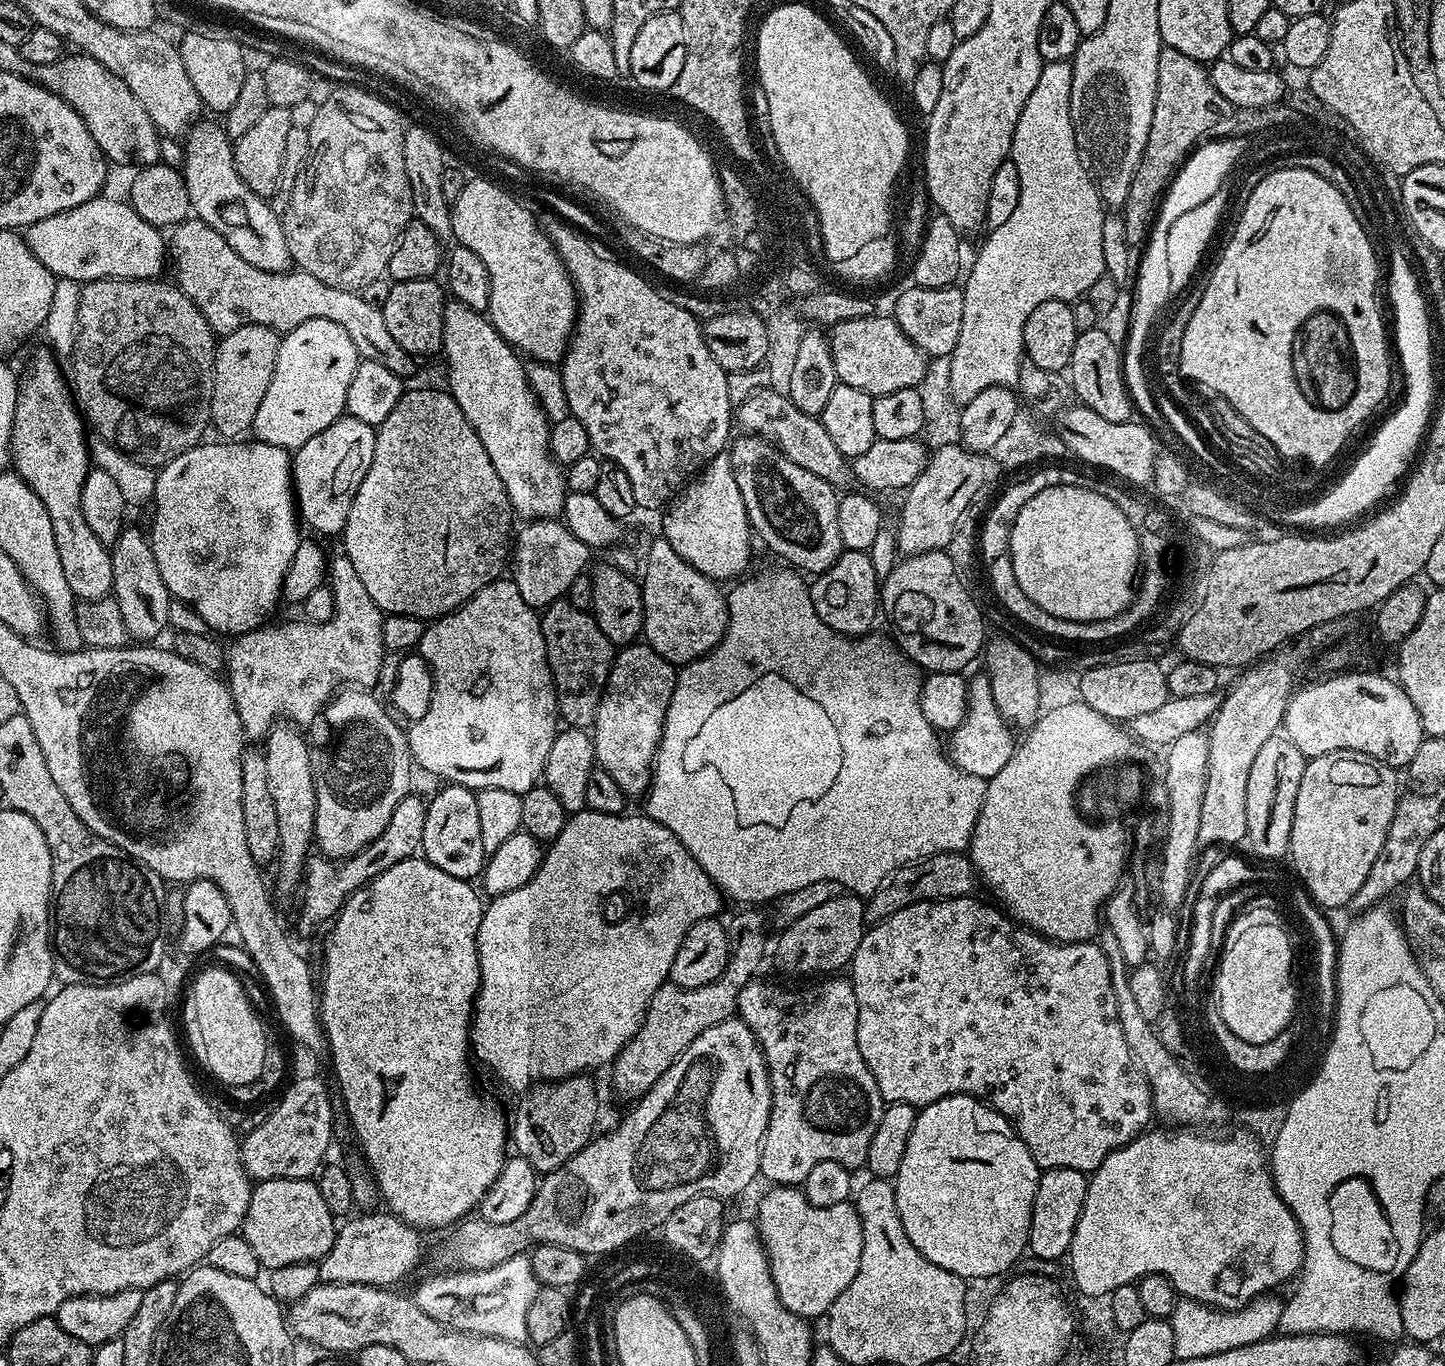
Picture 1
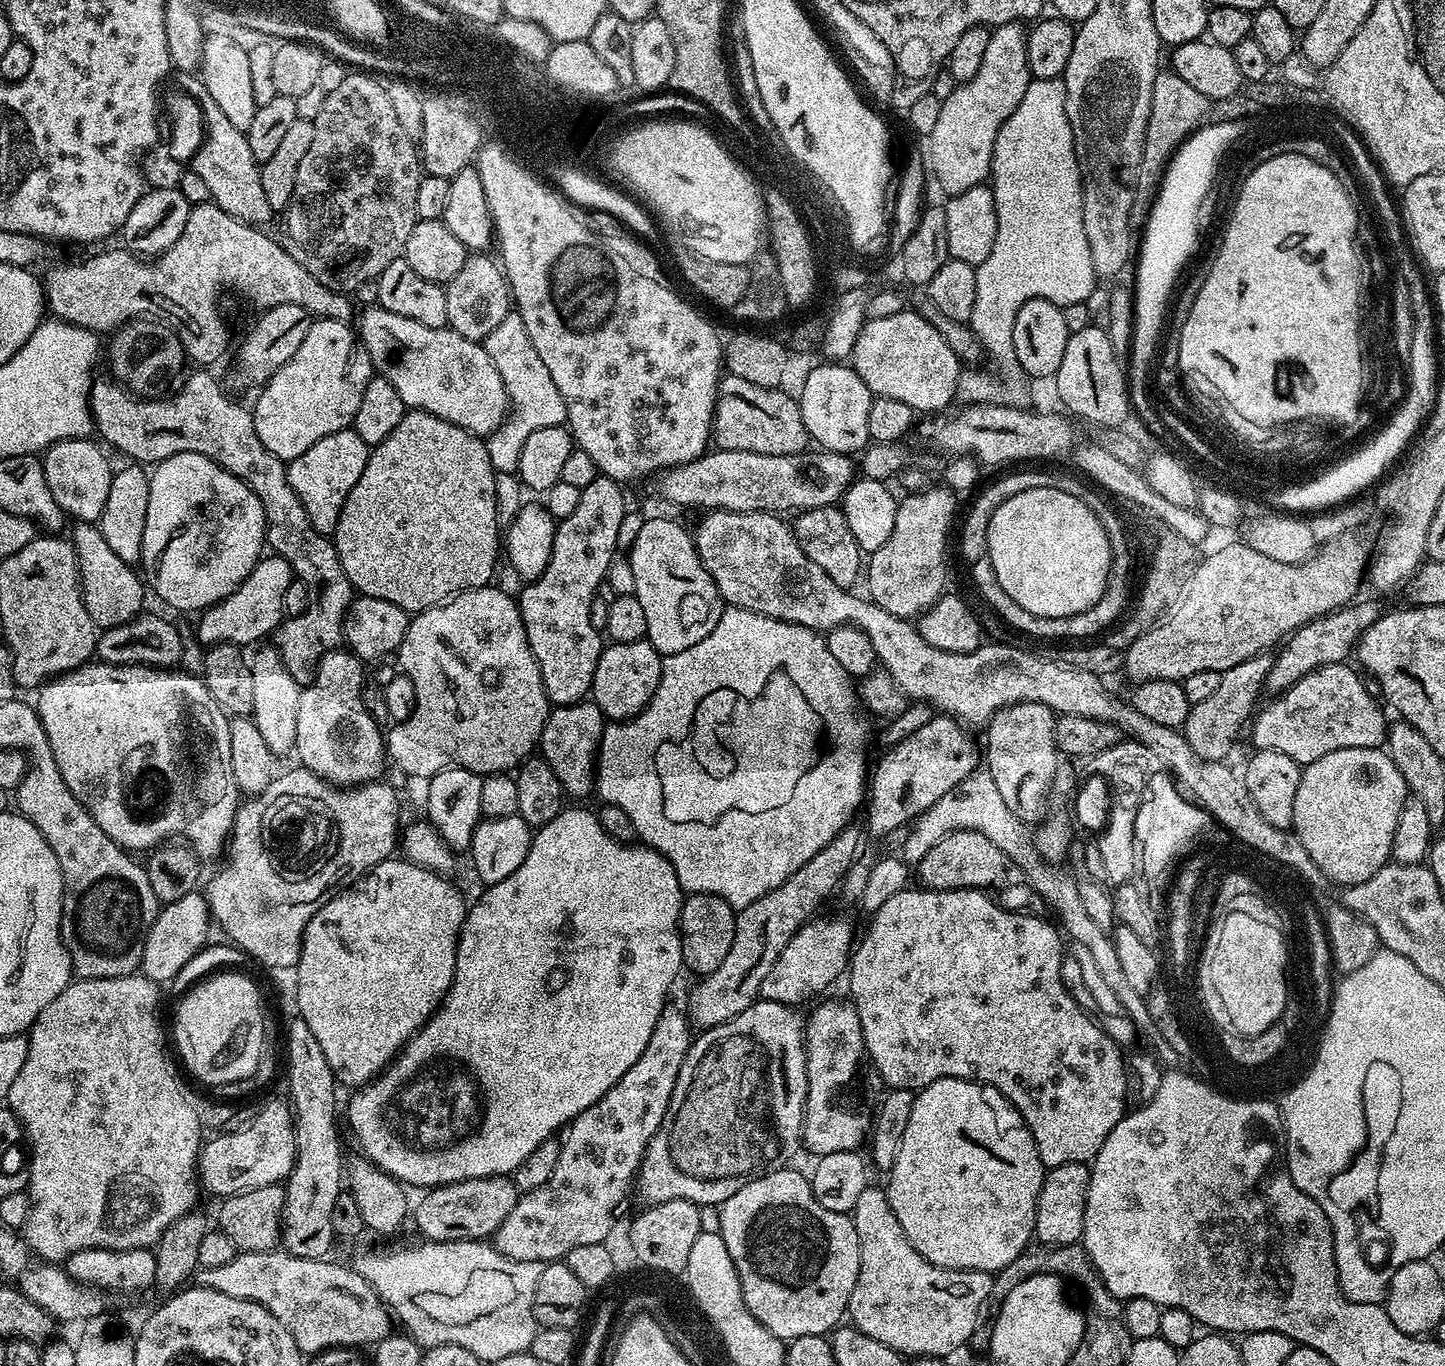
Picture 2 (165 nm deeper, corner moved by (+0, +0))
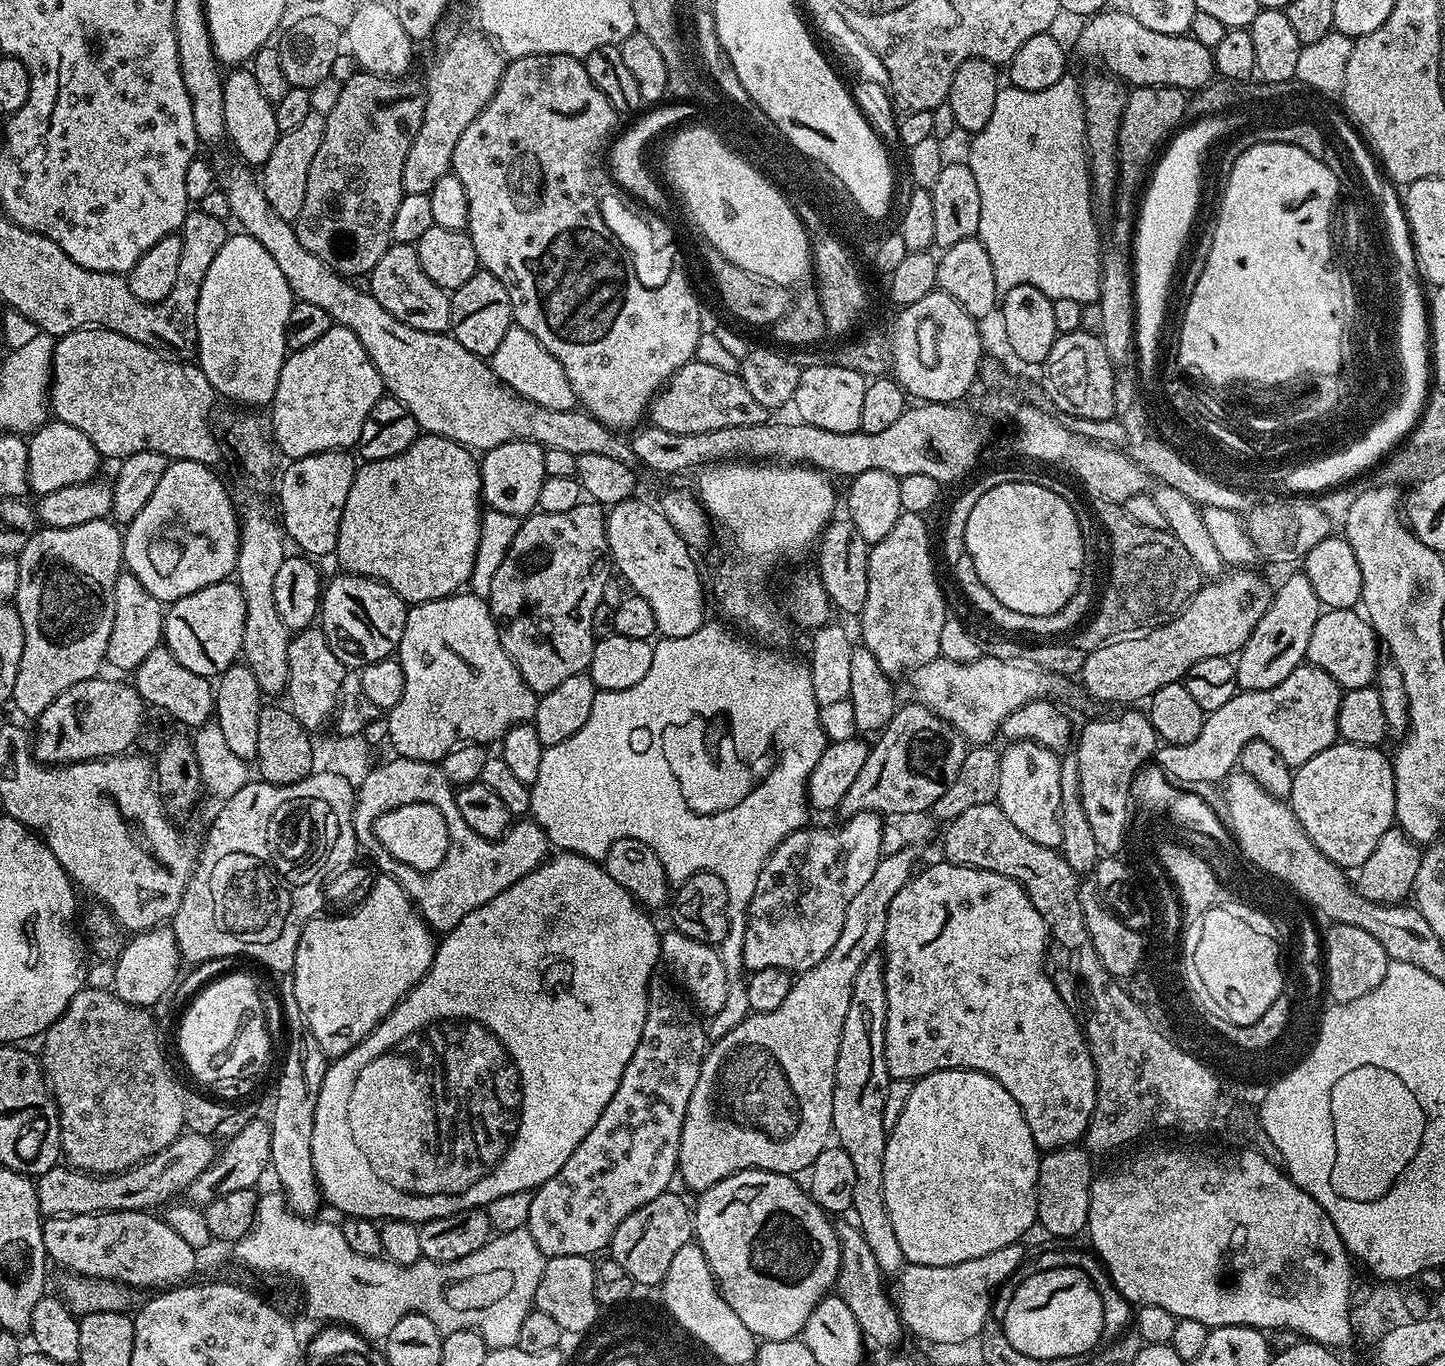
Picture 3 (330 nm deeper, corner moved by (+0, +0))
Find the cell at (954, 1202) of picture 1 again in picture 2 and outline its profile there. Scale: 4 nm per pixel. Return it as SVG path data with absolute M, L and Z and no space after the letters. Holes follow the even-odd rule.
M942 1078L938 1082L930 1082L916 1092L914 1110L910 1110L910 1122L906 1126L906 1134L902 1134L902 1142L898 1146L898 1158L894 1158L892 1171L887 1173L886 1191L888 1201L902 1222L902 1230L906 1230L906 1238L910 1238L910 1246L922 1254L934 1266L939 1268L960 1268L964 1272L997 1273L1022 1254L1024 1248L1031 1245L1036 1230L1036 1203L1042 1190L1045 1174L1044 1163L1036 1149L1030 1130L1024 1125L1020 1111L1006 1097L989 1084L978 1084L975 1080L959 1080L958 1078Z

